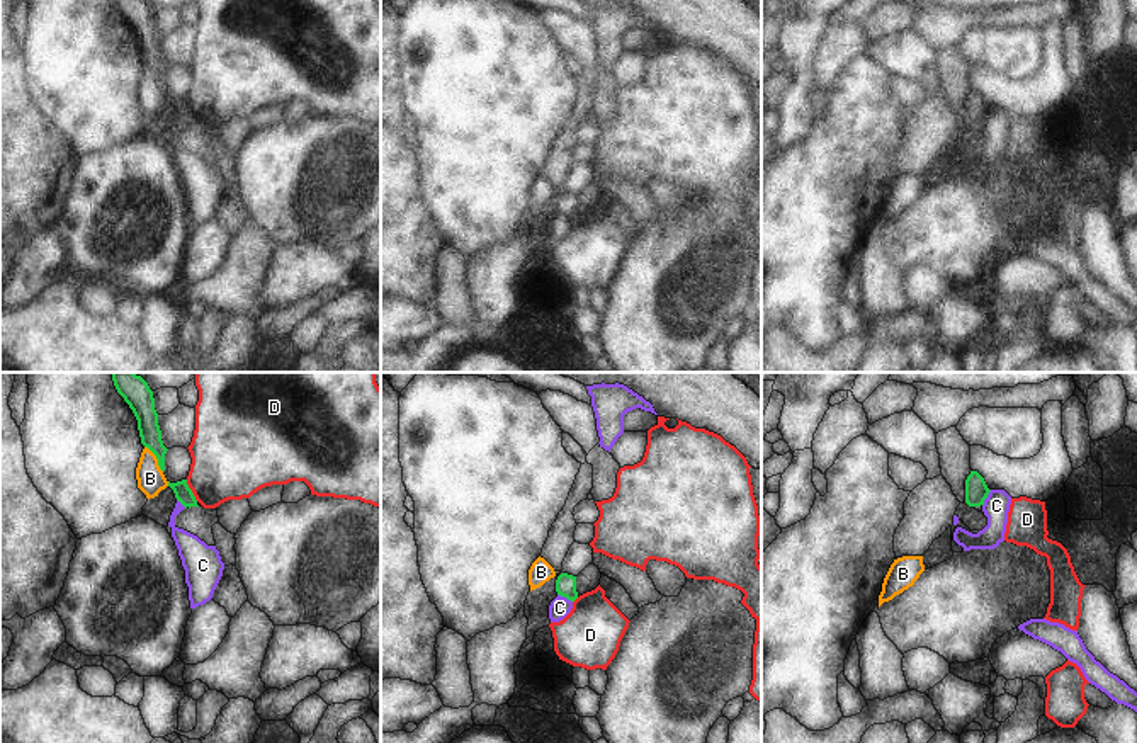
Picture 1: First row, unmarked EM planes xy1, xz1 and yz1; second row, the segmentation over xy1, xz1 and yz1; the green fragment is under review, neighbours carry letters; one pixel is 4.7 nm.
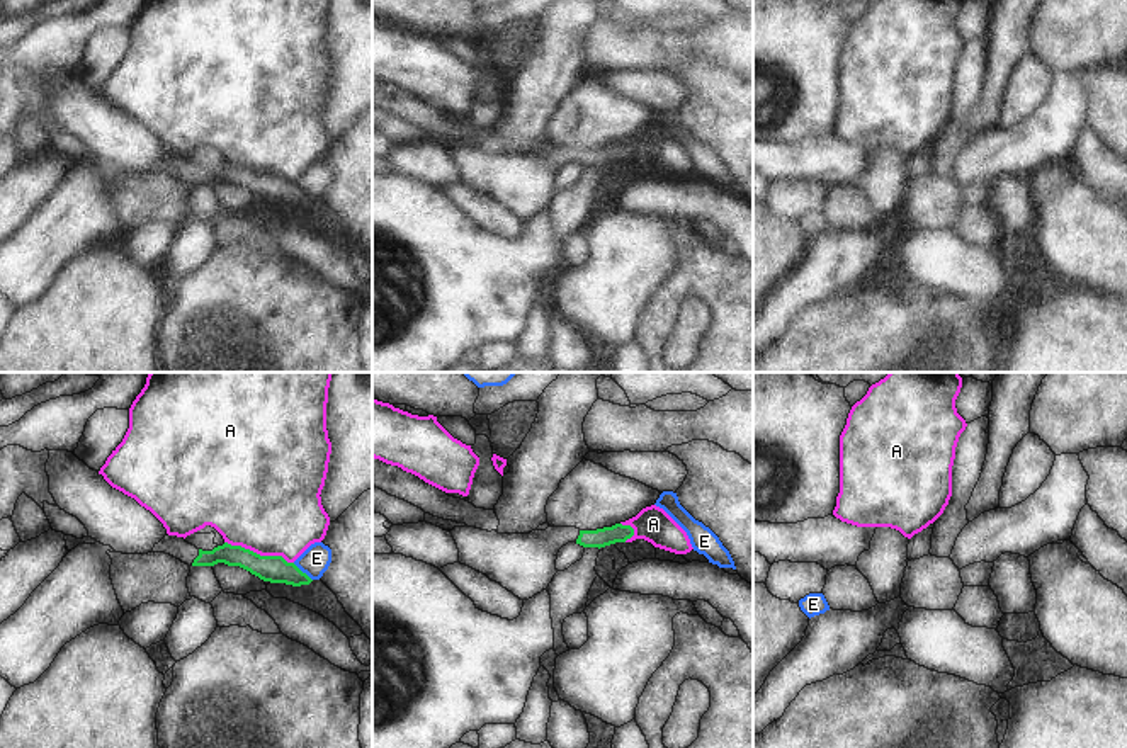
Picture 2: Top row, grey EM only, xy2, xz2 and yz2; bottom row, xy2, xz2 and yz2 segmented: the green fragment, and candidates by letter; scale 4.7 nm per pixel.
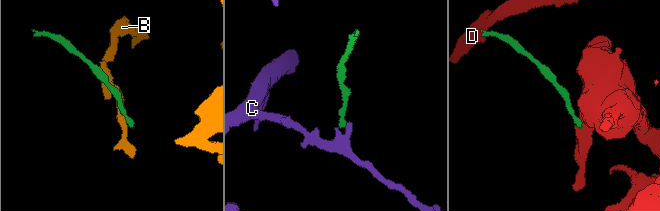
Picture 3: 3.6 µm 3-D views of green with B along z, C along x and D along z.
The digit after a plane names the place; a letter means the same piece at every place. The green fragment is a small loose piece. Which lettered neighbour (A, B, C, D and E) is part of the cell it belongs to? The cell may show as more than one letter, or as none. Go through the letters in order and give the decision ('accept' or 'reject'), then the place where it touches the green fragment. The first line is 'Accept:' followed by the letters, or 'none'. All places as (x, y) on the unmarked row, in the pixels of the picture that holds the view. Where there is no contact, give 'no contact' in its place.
Accept: none
A: reject | xy2 (259, 174)
B: reject | xy1 (157, 77)
C: reject | yz1 (986, 116)
D: reject | xy1 (191, 109)
E: reject | xy2 (301, 191)

